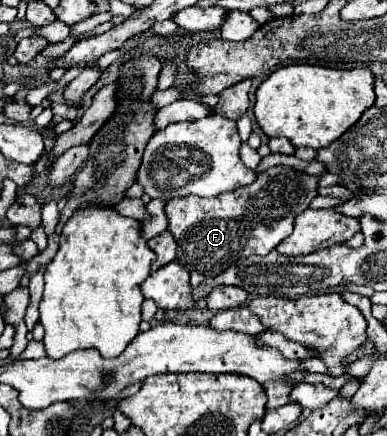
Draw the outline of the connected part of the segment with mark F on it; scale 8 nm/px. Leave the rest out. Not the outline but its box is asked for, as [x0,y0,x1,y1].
[166,166,318,276]

